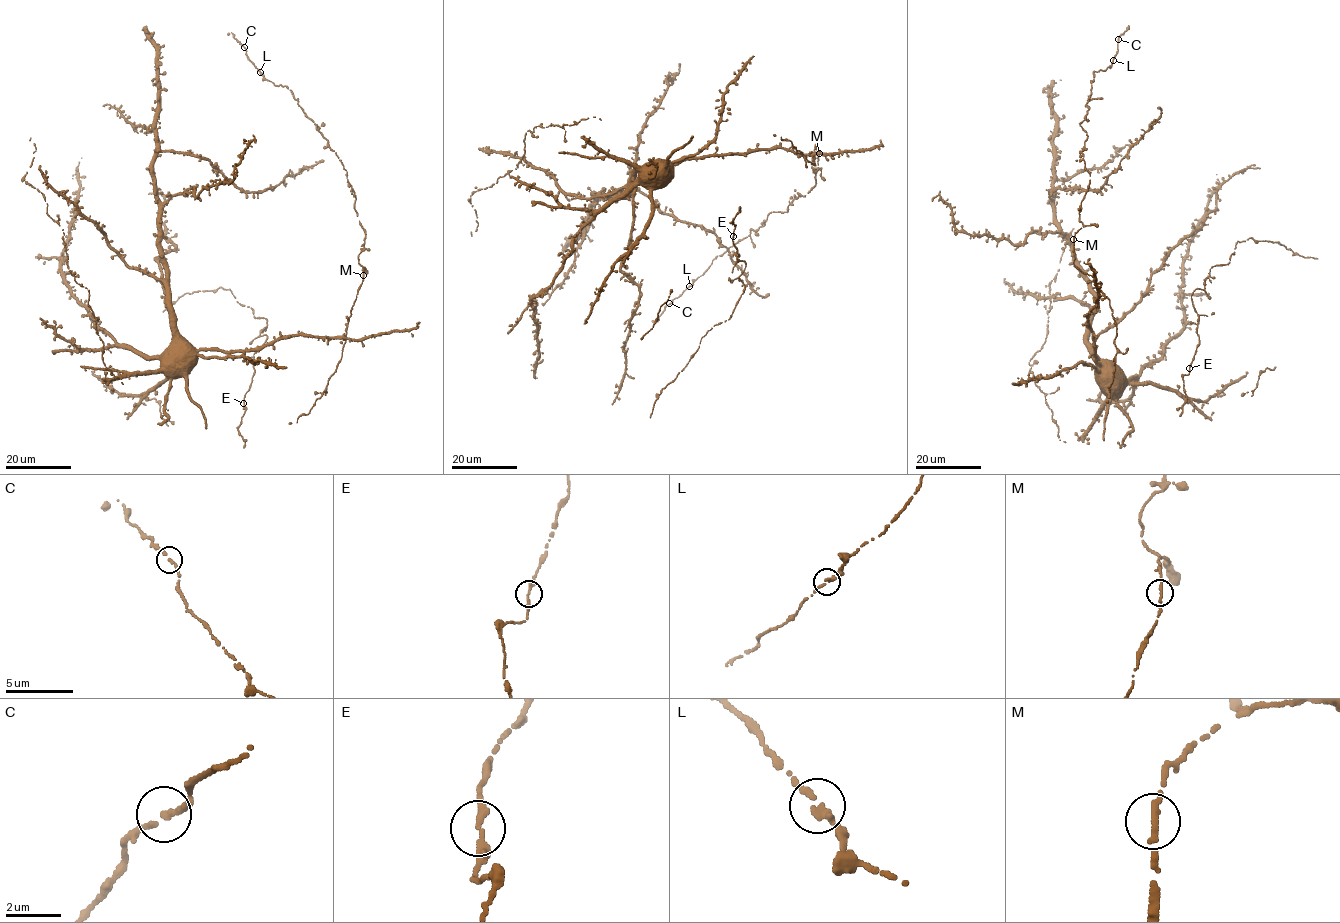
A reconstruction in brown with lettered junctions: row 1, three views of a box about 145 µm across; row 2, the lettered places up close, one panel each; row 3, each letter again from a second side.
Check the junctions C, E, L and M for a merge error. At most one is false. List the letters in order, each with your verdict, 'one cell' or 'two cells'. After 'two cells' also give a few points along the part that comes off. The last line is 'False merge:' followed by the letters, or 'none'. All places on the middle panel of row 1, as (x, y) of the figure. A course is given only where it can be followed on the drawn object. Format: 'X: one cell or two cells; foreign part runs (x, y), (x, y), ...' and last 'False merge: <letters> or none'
C: one cell
E: one cell
L: one cell
M: one cell
False merge: none

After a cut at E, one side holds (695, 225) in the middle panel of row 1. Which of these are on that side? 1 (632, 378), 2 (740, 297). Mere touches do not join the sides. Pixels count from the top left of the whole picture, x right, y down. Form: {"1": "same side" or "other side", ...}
{"1": "same side", "2": "other side"}

